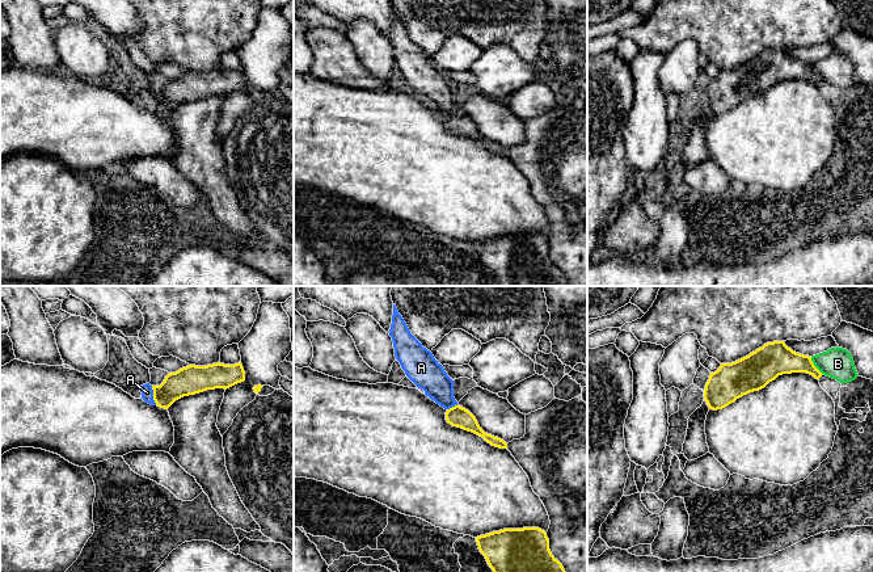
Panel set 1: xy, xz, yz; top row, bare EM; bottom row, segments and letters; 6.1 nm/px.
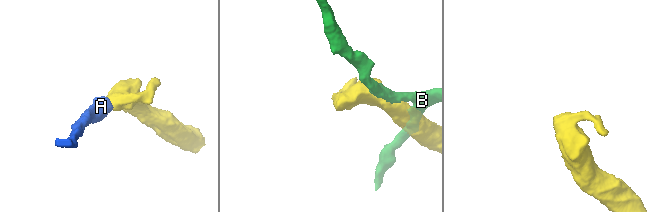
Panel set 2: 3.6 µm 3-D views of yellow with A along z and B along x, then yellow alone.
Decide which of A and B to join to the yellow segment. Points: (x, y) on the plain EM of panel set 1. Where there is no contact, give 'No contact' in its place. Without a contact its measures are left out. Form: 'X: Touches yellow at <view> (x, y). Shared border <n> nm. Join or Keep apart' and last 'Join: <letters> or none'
A: Touches yellow at xy (154, 101). Shared border 120 nm. Join
B: Touches yellow at yz (814, 72). Shared border 140 nm. Keep apart
Join: A

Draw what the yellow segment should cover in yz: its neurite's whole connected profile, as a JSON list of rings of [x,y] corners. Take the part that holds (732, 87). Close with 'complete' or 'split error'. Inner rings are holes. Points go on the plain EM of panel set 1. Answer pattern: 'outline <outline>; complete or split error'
outline [[[784,47],[767,49],[735,68],[721,70],[717,77],[710,79],[704,106],[709,115],[722,115],[743,101],[764,94],[779,81],[792,79],[806,79],[815,85],[823,81],[811,63],[793,58]]]; complete

